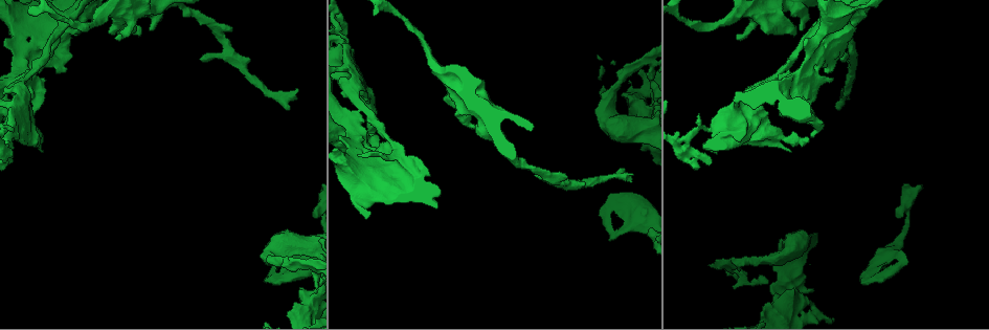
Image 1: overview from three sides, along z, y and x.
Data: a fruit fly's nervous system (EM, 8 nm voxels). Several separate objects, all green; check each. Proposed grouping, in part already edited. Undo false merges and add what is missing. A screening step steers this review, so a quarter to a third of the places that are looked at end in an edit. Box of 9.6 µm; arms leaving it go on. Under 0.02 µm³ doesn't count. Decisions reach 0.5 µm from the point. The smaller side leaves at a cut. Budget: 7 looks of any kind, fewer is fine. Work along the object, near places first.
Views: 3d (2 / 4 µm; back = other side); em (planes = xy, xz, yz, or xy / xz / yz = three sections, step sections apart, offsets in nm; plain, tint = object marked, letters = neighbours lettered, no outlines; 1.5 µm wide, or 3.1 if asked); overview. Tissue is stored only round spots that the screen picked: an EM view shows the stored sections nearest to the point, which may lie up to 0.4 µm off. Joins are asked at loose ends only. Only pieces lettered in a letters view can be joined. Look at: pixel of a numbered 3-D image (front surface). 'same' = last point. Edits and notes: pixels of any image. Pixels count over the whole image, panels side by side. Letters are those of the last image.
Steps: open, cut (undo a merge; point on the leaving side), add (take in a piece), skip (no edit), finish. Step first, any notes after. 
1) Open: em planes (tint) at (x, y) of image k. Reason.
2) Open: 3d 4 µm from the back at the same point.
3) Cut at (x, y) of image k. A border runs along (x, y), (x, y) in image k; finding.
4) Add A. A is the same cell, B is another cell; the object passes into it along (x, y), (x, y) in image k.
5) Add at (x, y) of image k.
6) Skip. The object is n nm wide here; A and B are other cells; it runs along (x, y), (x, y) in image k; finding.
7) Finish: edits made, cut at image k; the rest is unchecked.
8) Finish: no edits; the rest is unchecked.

Open: em planes (letters) at (838, 109) of image 1. An open end.

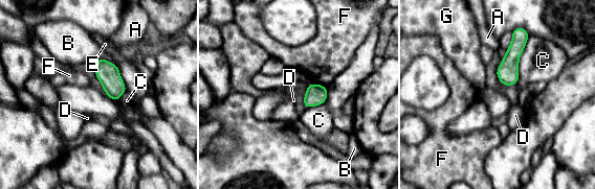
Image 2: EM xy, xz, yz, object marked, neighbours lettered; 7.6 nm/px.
Add G. G is the same cell, A, B, C, D, E and F are other cells; the neuron continues.

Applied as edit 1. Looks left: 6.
Open: em planes (letters) at (381, 148) of image 1. An open end.

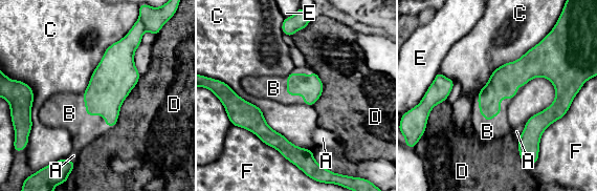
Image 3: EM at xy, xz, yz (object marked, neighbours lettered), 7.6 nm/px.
Add B. B is the same cell, A, C, D, E and F are other cells; the object passes into it along (504, 81), (500, 111), (499, 126) in image 3; the neuron continues.

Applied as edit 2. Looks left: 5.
Open: em planes (letters) at (627, 203) of image 1. Thick turns thin.

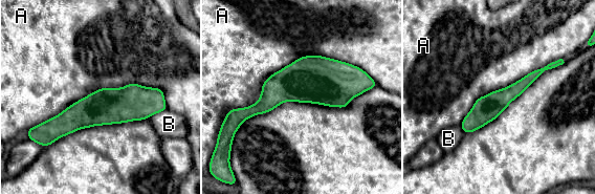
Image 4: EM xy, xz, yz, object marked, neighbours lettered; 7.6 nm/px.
Skip. A and B are other cells; it runs along (364, 86), (282, 86), (242, 113) in image 4; one neuron here.

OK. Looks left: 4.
Finish: edits made, add at image 2, add at image 3; the rest is unchecked.

